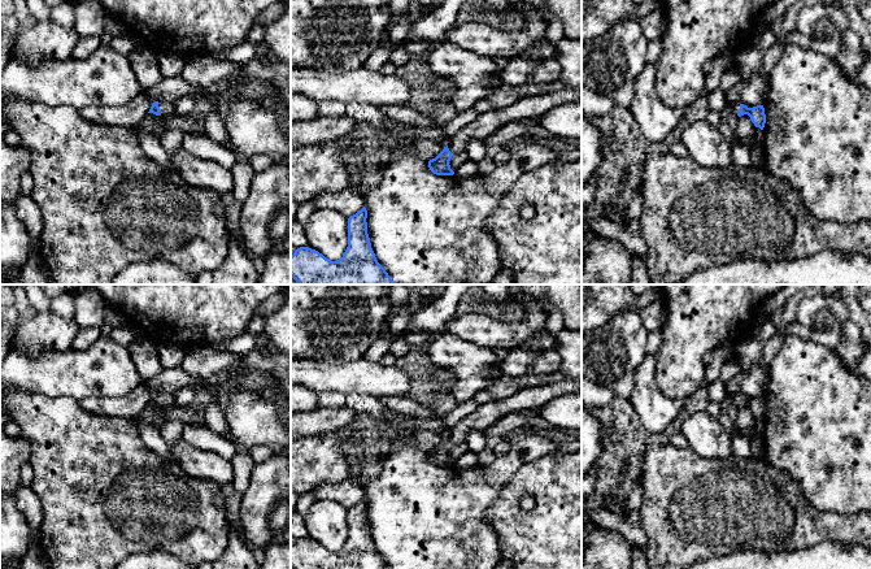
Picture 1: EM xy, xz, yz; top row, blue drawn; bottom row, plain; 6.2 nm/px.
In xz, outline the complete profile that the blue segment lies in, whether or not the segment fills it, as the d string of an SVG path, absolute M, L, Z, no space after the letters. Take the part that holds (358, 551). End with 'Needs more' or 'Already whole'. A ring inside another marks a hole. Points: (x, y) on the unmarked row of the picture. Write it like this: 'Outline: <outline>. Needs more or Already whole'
Outline: M365 498L348 509L348 538L336 552L309 538L297 539L291 547L291 569L391 569L371 539L366 509Z. Already whole

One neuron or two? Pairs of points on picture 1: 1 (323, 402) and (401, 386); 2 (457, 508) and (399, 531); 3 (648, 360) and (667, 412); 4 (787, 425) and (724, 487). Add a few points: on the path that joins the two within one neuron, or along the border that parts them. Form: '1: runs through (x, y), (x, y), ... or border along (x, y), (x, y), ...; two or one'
1: border along (318, 392), (342, 392), (345, 396); two
2: runs through (443, 513), (429, 522), (413, 524); one
3: runs through (648, 373), (648, 392), (654, 399); one
4: border along (763, 459), (791, 476); two

